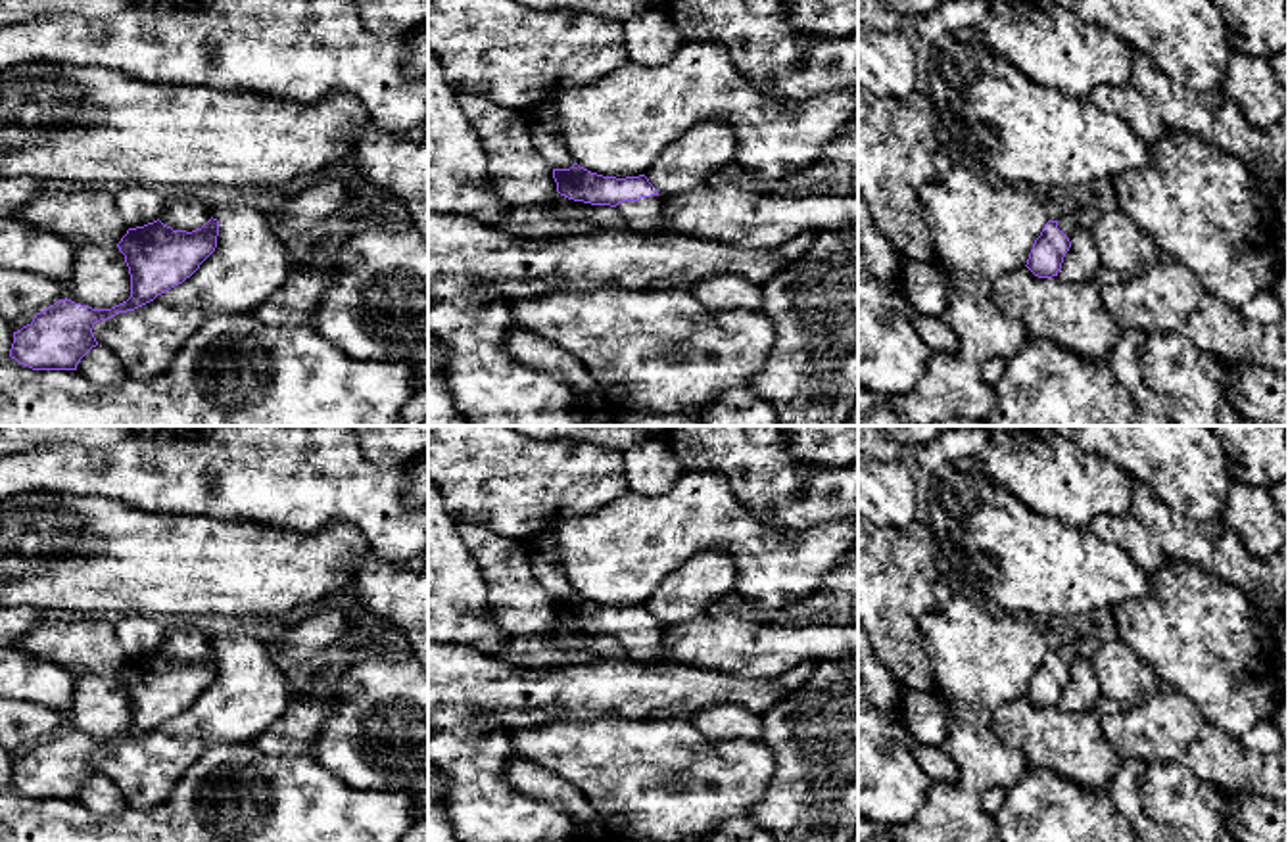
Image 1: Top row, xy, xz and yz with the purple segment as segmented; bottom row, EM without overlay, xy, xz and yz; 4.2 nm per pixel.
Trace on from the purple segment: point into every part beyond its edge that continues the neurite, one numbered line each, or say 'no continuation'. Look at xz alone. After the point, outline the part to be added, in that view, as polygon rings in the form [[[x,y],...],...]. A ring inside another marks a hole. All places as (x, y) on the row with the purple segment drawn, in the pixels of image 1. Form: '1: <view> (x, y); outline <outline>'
1: xz (645, 215); outline [[[664,196],[641,198],[639,201],[618,203],[616,209],[626,219],[632,232],[658,236],[662,232]]]

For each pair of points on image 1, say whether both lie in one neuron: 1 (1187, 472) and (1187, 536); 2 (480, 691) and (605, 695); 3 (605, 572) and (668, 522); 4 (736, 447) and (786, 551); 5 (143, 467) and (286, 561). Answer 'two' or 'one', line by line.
1: two
2: one
3: one
4: two
5: two

